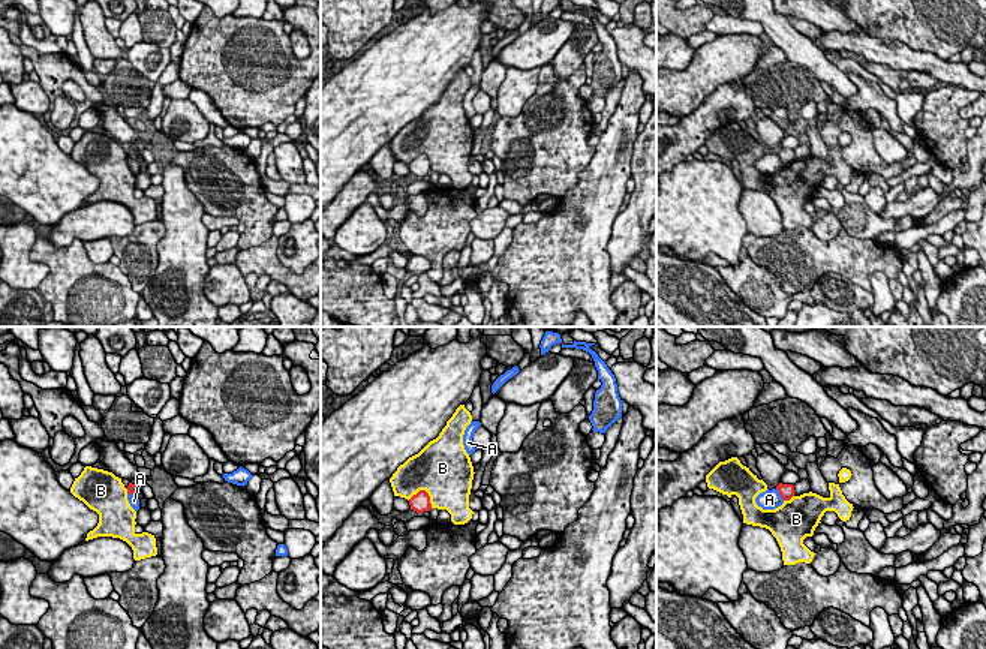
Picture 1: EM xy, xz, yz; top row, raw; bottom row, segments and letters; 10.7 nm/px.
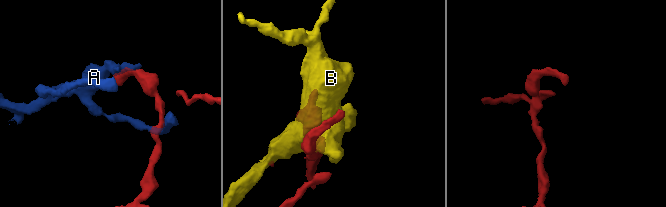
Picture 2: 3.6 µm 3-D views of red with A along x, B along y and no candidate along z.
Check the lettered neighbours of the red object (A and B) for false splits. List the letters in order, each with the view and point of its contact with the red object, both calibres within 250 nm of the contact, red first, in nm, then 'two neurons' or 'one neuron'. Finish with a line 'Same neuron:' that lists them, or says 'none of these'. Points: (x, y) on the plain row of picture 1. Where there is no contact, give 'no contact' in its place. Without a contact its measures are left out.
A: meets red in yz at (779, 158); 160 nm thick on the red side, 220 nm on the other; two neurons
B: meets red in xz at (424, 155); 220 nm thick on the red side, 500 nm on the other; two neurons
Same neuron: none of these

